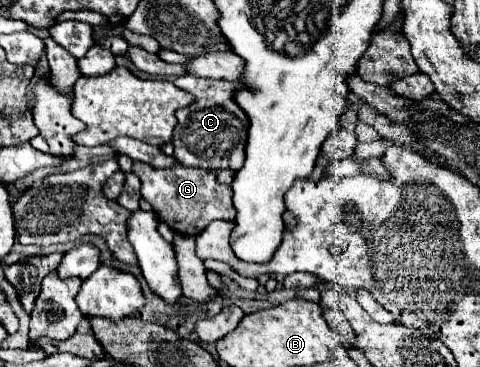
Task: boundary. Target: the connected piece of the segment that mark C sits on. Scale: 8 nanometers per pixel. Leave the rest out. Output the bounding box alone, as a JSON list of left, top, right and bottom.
[173,74,249,170]

